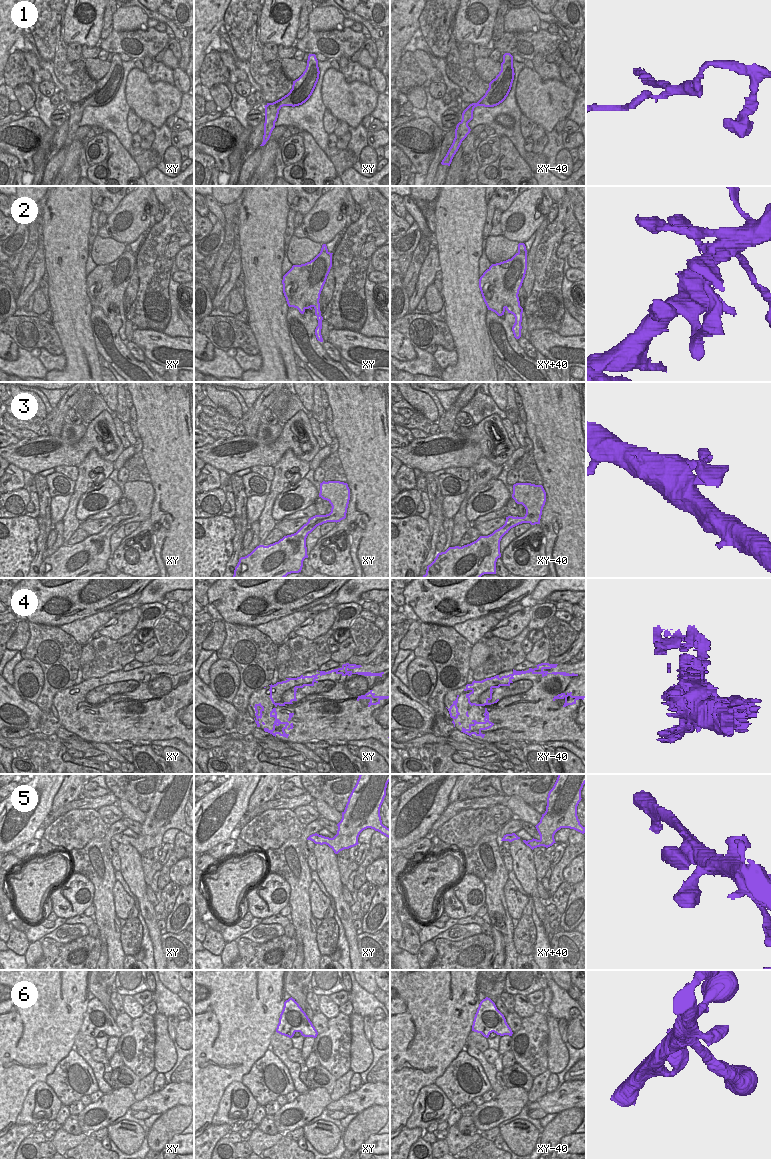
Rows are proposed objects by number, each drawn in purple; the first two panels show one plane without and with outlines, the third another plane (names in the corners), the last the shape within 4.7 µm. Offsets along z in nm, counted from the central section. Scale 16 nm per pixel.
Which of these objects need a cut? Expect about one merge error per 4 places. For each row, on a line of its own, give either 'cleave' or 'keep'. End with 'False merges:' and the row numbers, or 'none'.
1: keep
2: keep
3: keep
4: keep
5: keep
6: keep
False merges: none

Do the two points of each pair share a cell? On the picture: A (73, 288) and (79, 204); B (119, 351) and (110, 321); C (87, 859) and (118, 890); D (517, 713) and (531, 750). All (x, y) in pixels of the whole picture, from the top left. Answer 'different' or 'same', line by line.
A: same
B: same
C: different
D: different

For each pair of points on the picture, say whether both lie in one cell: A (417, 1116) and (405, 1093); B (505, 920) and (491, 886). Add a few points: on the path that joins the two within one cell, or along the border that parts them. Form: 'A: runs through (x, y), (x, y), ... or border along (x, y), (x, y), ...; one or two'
A: border along (424, 1086), (419, 1091), (405, 1127); two
B: runs through (497, 912), (495, 894); one

